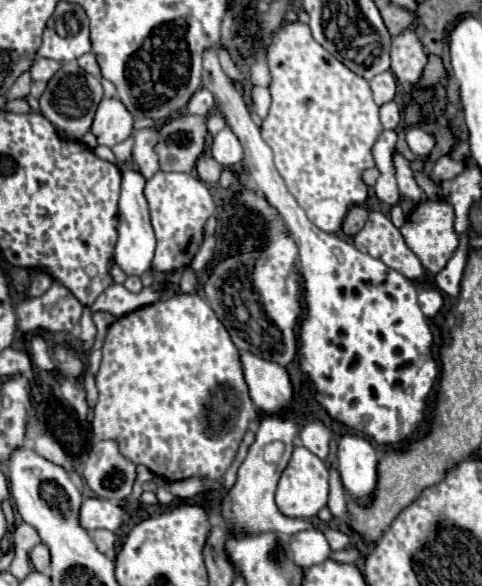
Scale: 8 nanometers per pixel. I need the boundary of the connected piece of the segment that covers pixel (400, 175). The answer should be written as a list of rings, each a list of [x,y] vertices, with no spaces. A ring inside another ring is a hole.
[[[395,153],[395,169],[397,169],[397,185],[399,193],[407,199],[413,199],[413,201],[423,201],[427,199],[427,195],[419,189],[419,185],[415,183],[415,177],[413,177],[413,171],[409,167],[409,161],[403,159],[399,153]]]

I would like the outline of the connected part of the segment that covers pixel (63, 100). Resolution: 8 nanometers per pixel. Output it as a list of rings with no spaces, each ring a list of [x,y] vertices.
[[[75,61],[63,63],[61,69],[51,77],[45,93],[39,99],[39,111],[53,123],[57,131],[63,131],[71,139],[81,139],[87,131],[91,131],[95,111],[103,99],[101,81],[91,73],[83,71]]]

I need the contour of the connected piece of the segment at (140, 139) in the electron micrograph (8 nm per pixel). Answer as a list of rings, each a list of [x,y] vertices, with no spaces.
[[[153,127],[139,129],[135,133],[135,143],[133,143],[133,161],[139,169],[139,173],[149,179],[159,171],[159,157],[155,151],[155,145],[159,143],[159,133]]]

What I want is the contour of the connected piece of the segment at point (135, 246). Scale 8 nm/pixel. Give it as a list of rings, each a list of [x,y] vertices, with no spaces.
[[[123,171],[123,187],[121,187],[121,199],[119,199],[119,239],[115,245],[115,263],[123,269],[125,275],[137,275],[141,277],[145,271],[153,267],[153,255],[155,255],[155,233],[149,221],[149,207],[145,199],[145,179],[137,171]]]

